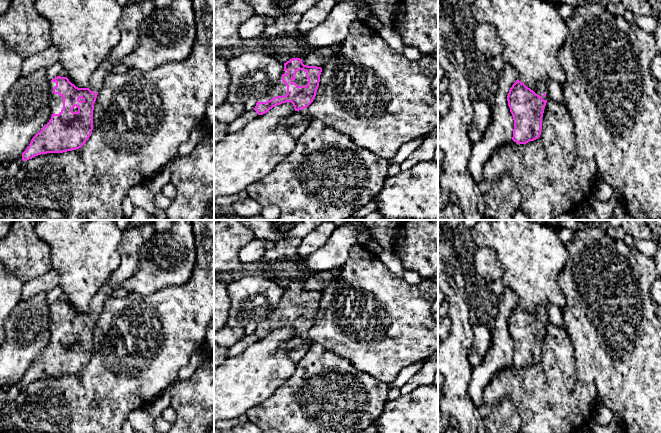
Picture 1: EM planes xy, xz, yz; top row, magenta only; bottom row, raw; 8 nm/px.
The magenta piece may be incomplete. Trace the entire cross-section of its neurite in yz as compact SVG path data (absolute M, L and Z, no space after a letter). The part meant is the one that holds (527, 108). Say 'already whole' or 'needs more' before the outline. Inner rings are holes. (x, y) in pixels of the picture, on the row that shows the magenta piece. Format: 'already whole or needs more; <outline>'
needs more; M518 79L512 85L507 101L514 120L514 142L526 144L540 137L542 117L548 98L545 83L536 83L533 90Z

